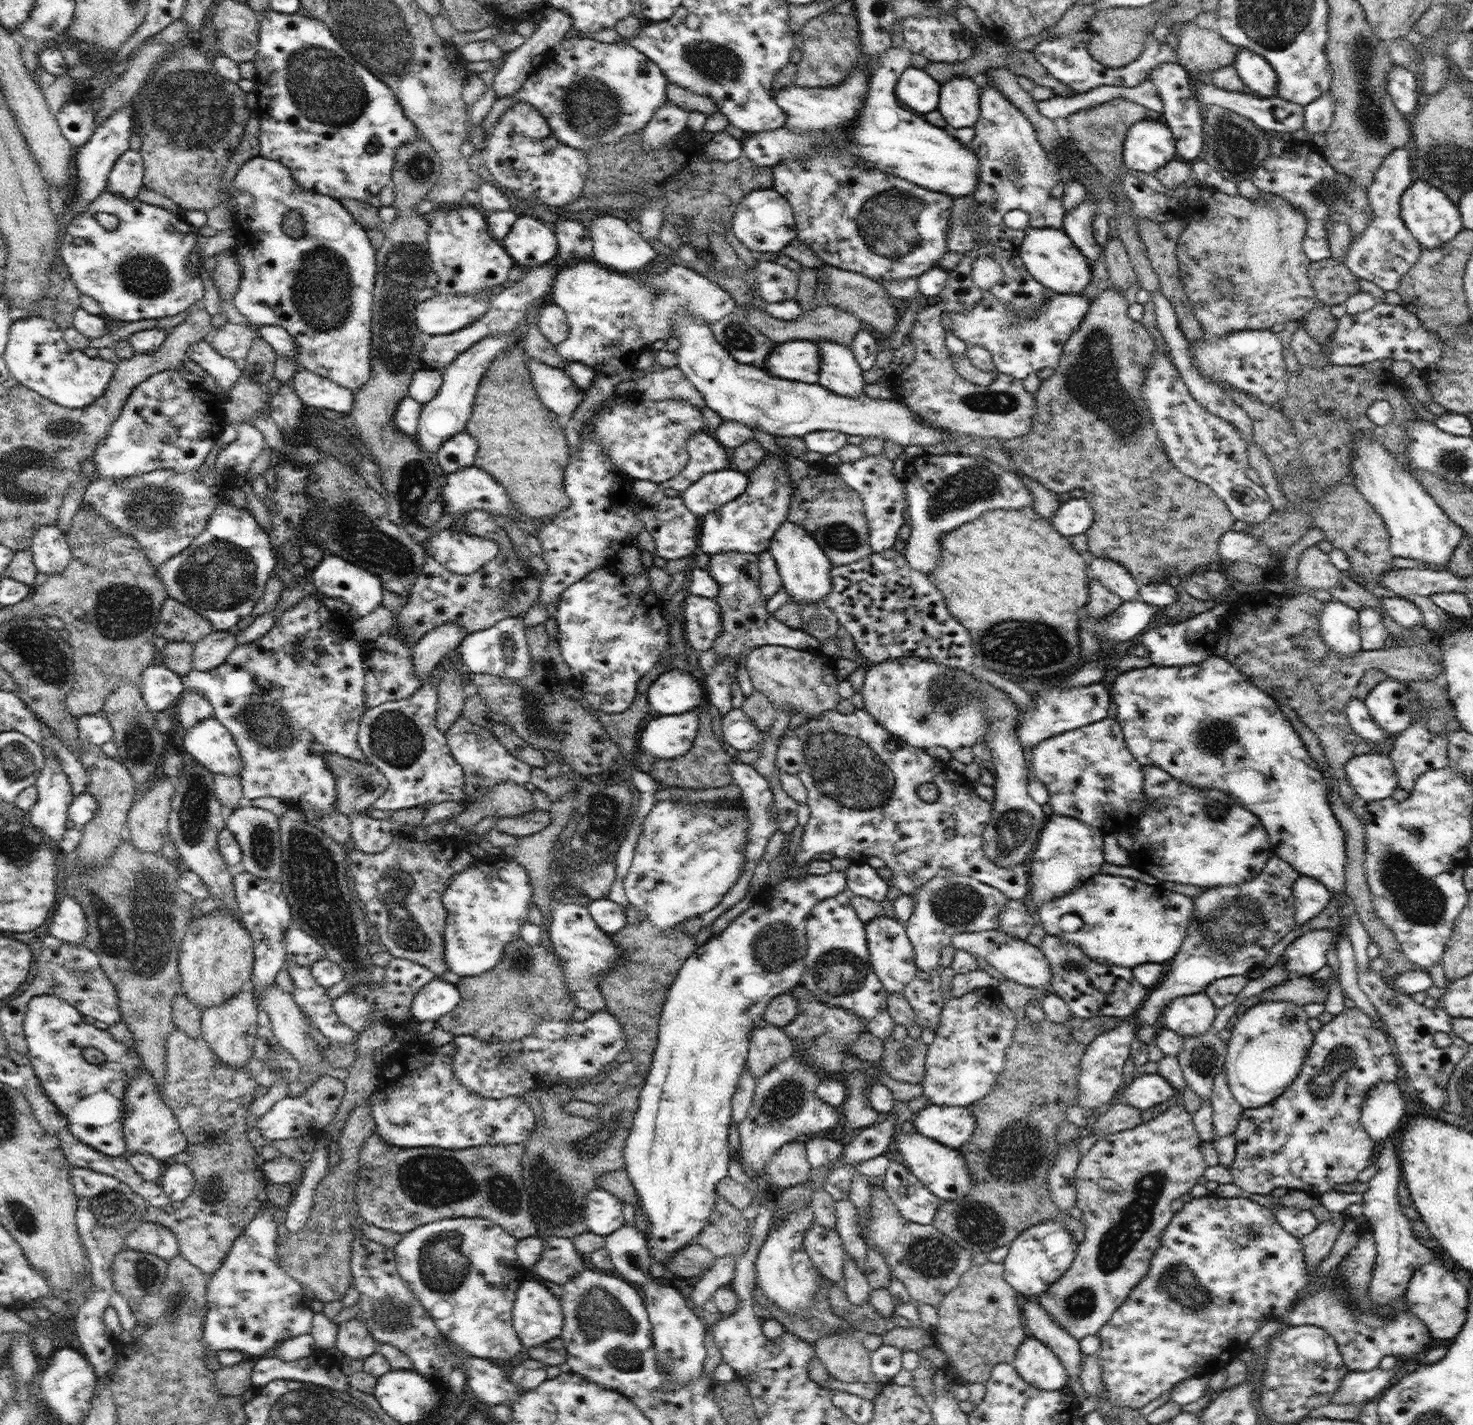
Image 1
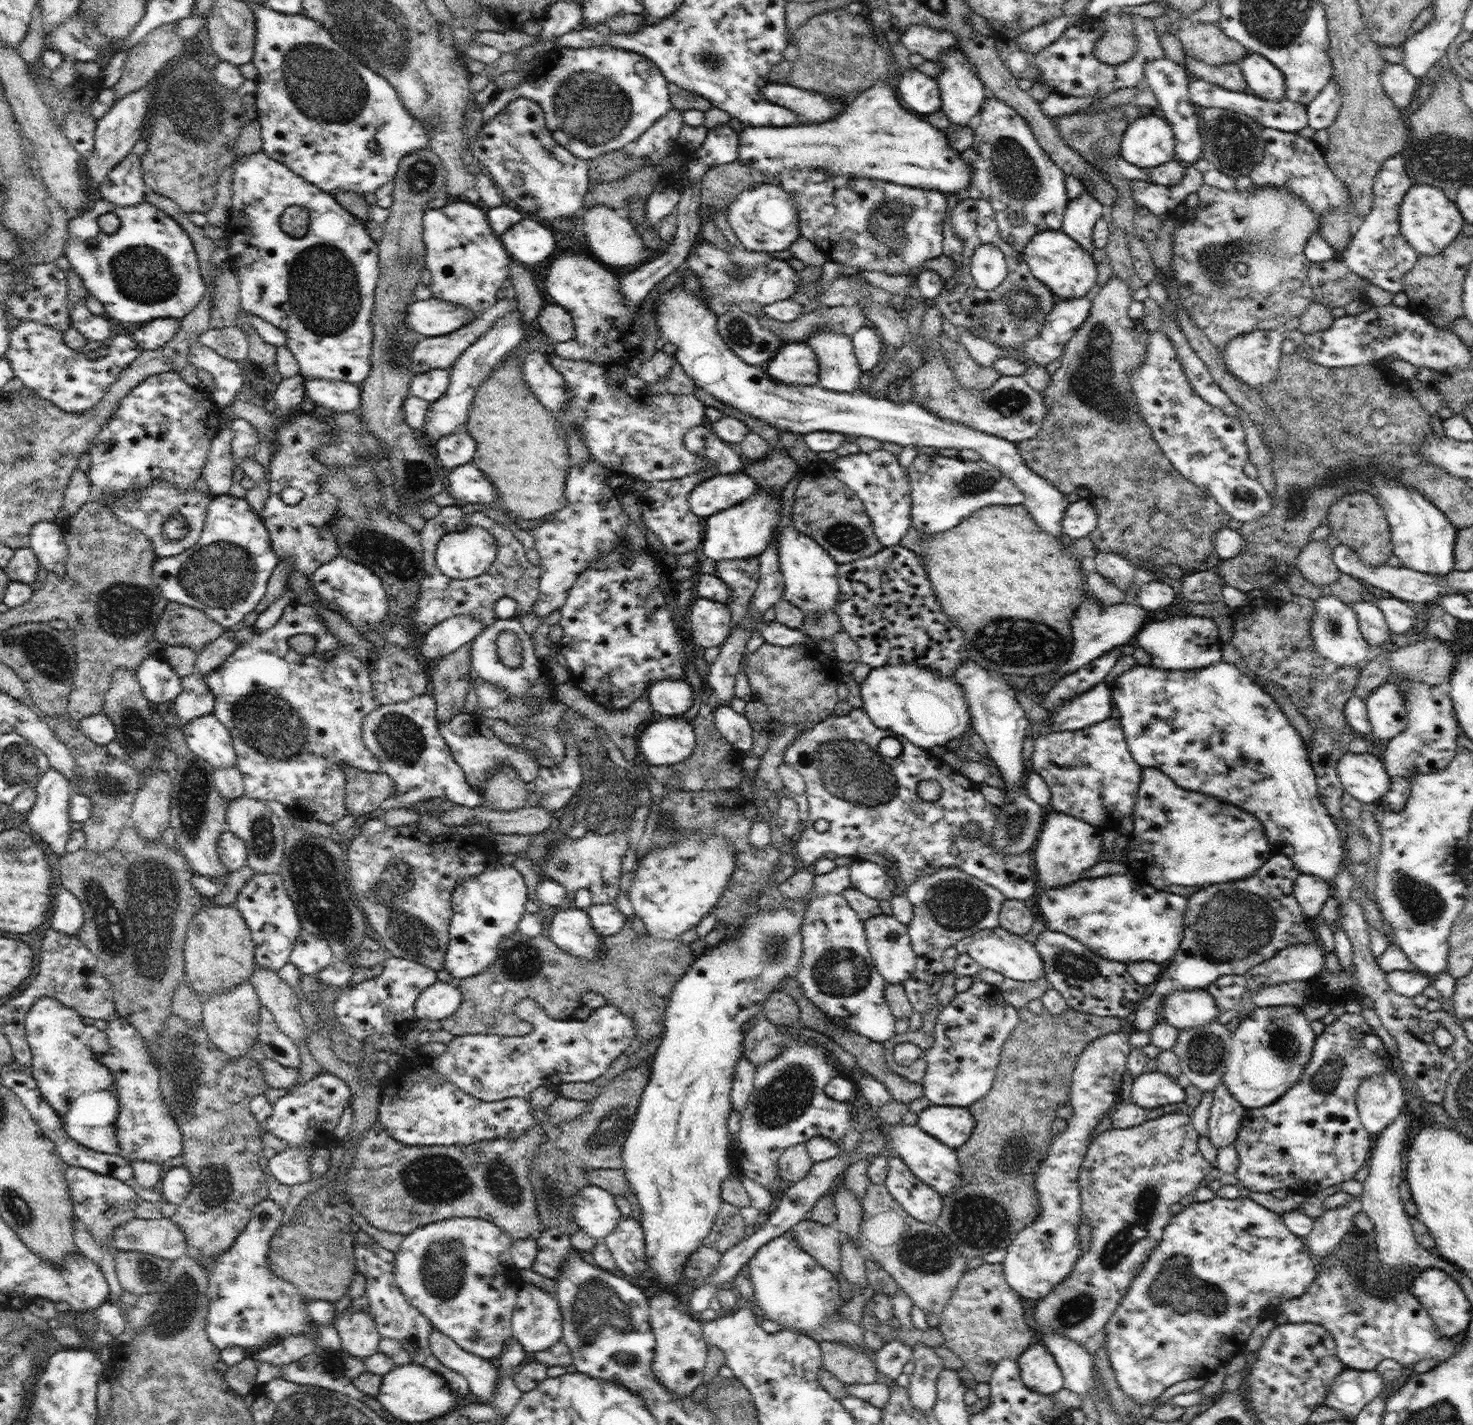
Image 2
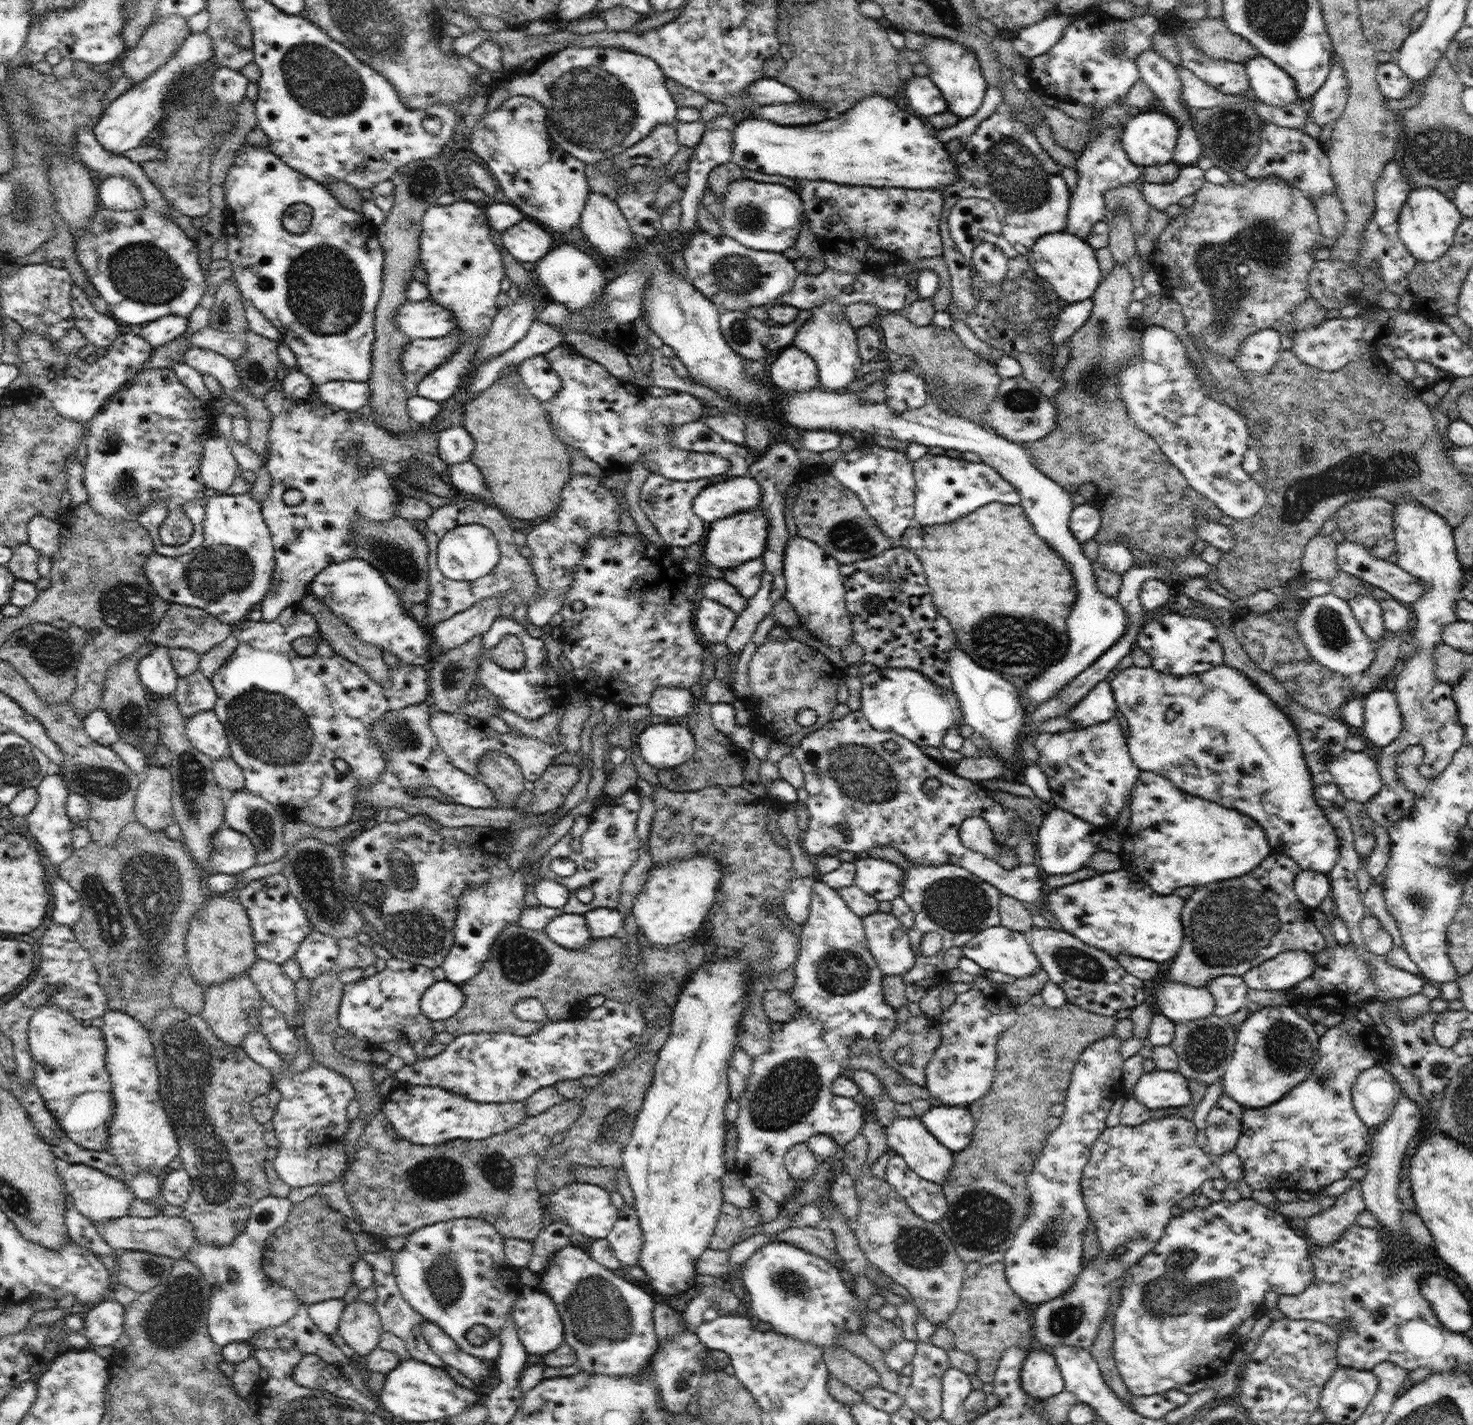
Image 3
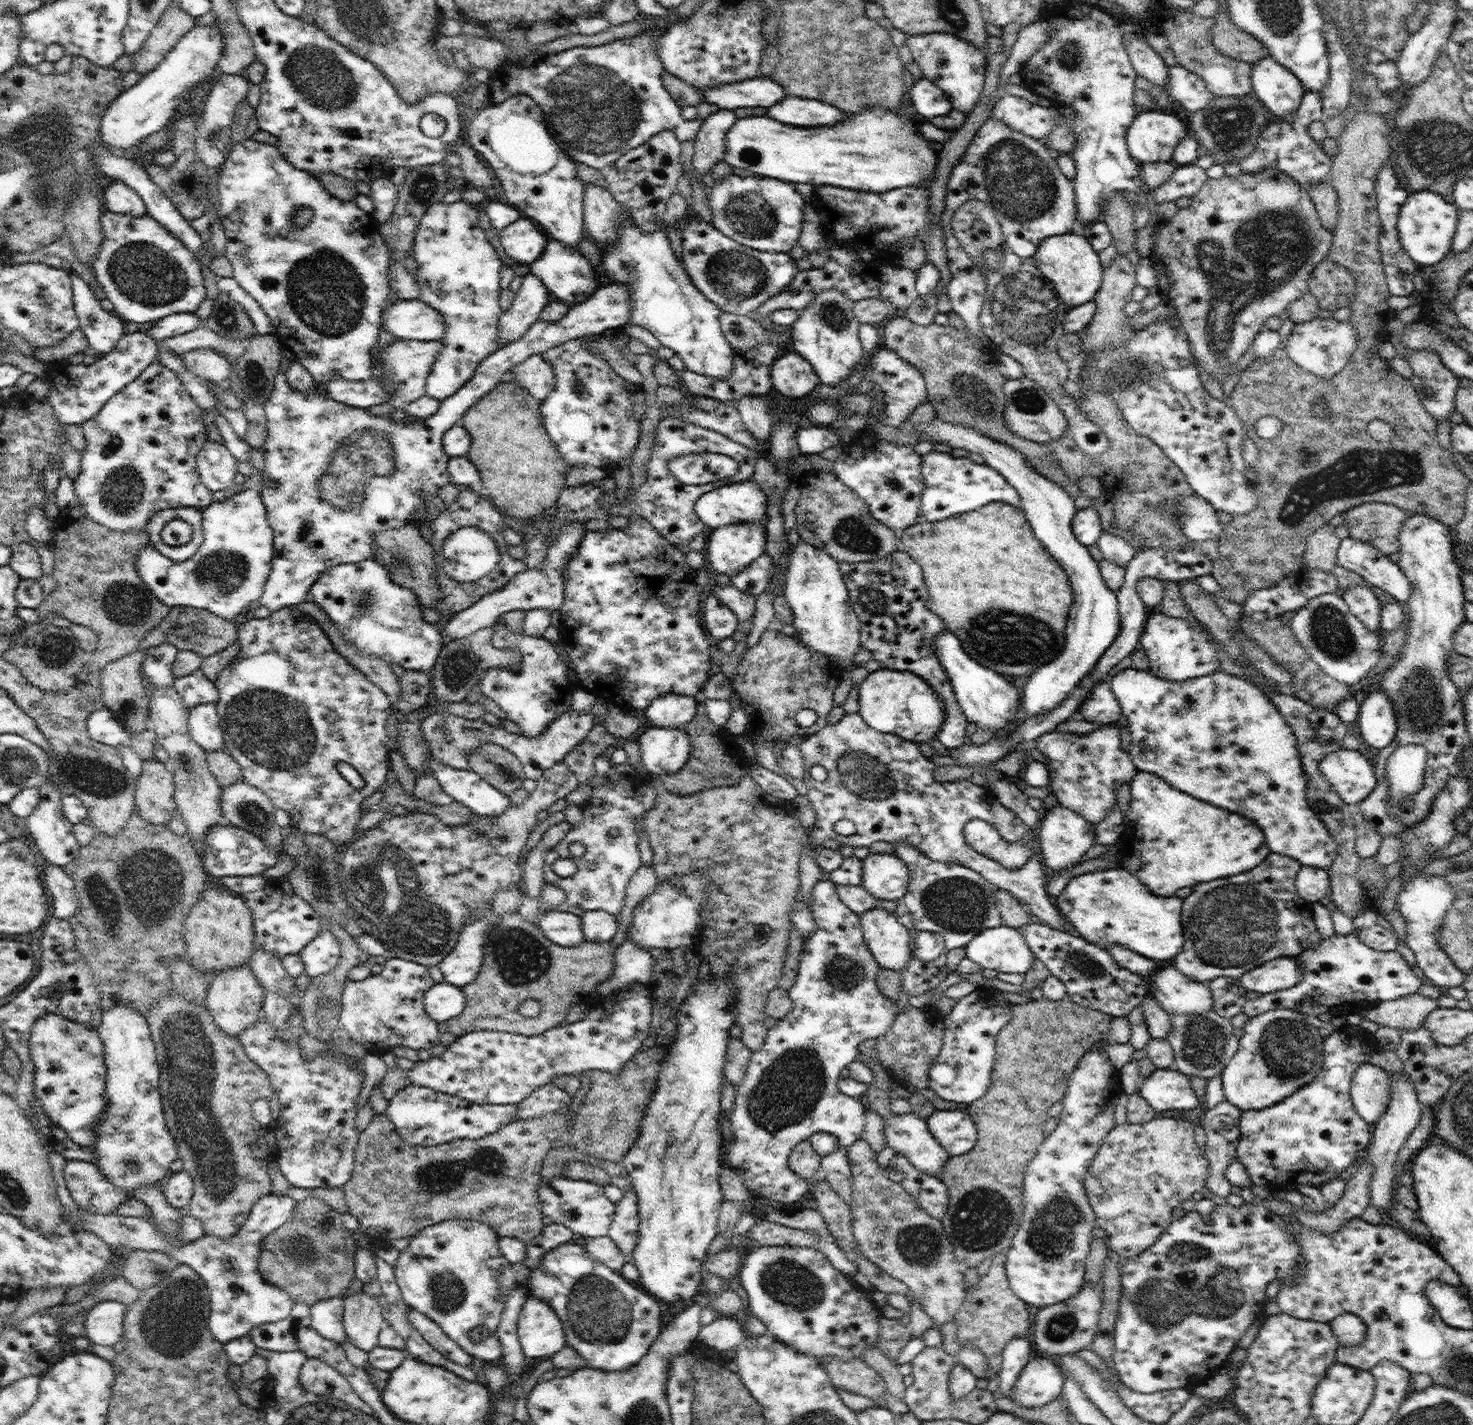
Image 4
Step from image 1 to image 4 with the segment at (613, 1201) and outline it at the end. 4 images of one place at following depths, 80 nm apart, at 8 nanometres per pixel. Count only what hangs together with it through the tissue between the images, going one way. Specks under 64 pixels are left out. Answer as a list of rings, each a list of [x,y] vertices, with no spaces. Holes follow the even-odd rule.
[[[556,1177],[541,1181],[538,1189],[540,1210],[547,1221],[566,1226],[574,1235],[600,1237],[609,1234],[615,1215],[615,1204],[606,1196],[605,1187],[592,1181]]]

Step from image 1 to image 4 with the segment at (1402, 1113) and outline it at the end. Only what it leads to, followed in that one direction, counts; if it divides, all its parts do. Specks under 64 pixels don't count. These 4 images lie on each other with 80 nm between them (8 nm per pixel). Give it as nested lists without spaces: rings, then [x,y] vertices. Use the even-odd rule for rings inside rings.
[[[1360,1063],[1353,1072],[1351,1100],[1357,1114],[1373,1125],[1390,1104],[1391,1075],[1380,1066]]]

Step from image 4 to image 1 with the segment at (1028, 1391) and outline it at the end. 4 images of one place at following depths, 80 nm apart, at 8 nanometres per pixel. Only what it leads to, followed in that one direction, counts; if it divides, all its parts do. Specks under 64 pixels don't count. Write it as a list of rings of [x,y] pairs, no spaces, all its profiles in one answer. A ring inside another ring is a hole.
[[[1029,1335],[1016,1351],[1013,1366],[1031,1386],[1044,1390],[1060,1390],[1067,1384],[1066,1369],[1060,1359],[1040,1340]]]

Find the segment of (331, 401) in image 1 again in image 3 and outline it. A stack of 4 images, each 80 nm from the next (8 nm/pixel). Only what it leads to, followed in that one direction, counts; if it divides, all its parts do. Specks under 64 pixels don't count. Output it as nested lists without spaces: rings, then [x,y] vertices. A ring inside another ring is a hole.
[[[330,381],[316,385],[312,395],[318,401],[352,413],[369,404],[371,388],[367,382]]]

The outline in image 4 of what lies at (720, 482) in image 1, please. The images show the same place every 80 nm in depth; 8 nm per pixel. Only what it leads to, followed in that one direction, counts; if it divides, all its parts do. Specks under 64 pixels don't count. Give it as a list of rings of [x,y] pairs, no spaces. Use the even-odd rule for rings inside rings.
[[[737,480],[734,484],[713,488],[705,492],[696,501],[695,511],[707,530],[739,522],[759,522],[765,527],[767,525],[765,515],[767,514],[767,501],[767,496],[755,480]]]

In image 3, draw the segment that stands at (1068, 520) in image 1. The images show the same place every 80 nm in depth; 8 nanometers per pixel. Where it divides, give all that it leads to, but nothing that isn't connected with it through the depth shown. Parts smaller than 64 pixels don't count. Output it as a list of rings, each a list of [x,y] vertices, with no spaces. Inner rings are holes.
[[[1094,502],[1076,505],[1070,515],[1069,527],[1081,542],[1094,539],[1101,527],[1101,510]]]

